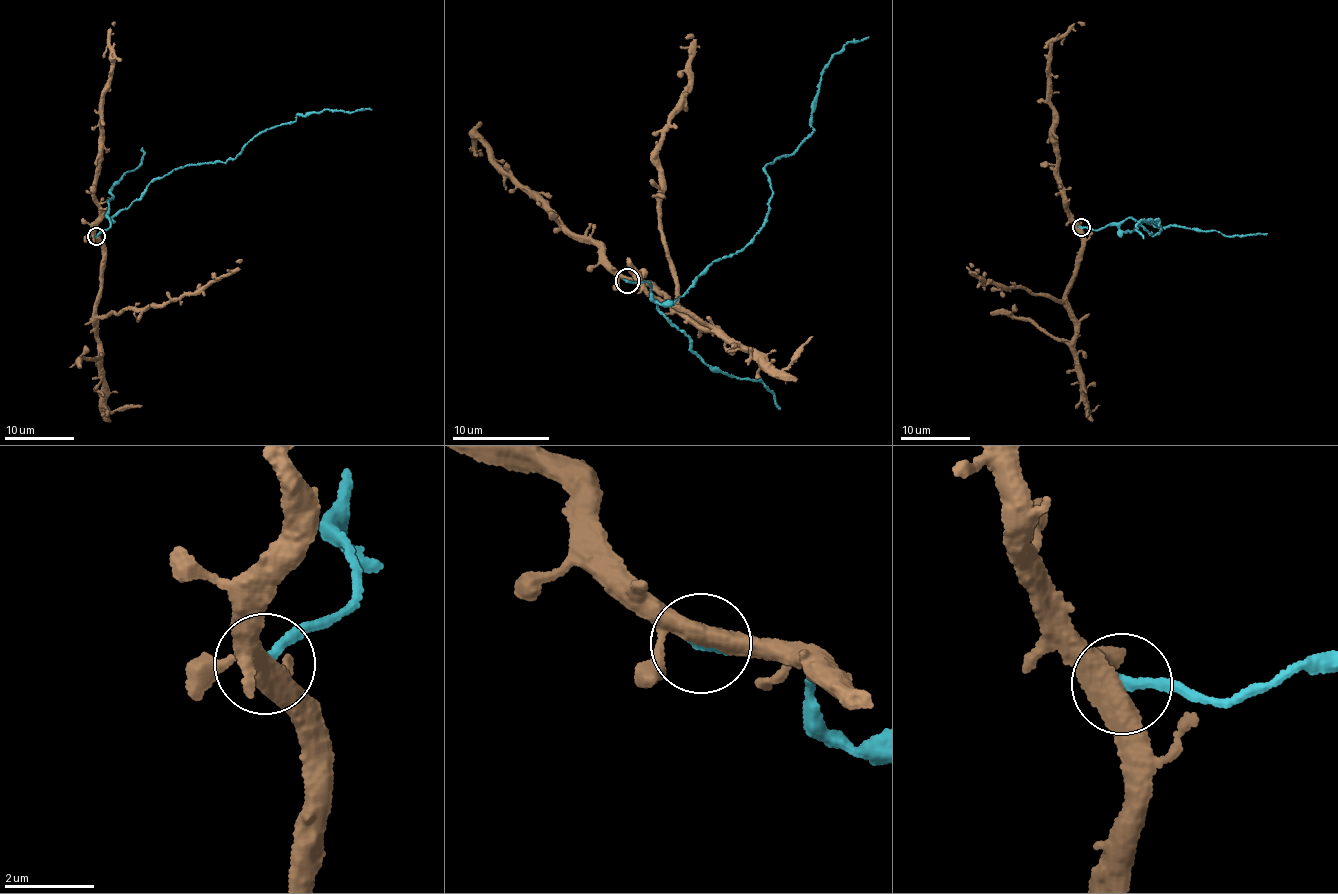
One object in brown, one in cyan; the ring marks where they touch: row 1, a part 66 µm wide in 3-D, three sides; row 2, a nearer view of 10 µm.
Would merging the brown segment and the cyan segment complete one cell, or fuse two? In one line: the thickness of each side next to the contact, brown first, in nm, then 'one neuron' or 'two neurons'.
400/240 nm | two neurons

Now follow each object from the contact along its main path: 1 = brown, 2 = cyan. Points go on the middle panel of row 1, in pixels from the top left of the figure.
1: (628, 281), (643, 281), (672, 303), (657, 155), (671, 117), (682, 109), (692, 37)
2: (628, 281), (675, 303), (744, 248), (764, 225), (764, 170), (814, 130), (819, 79), (869, 35)

